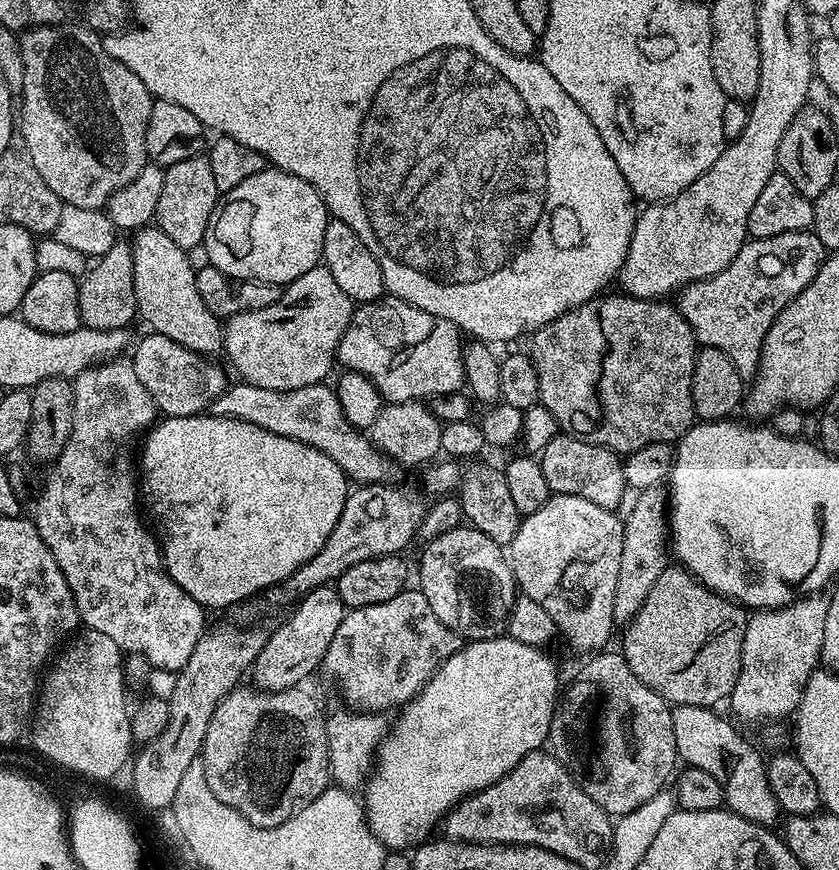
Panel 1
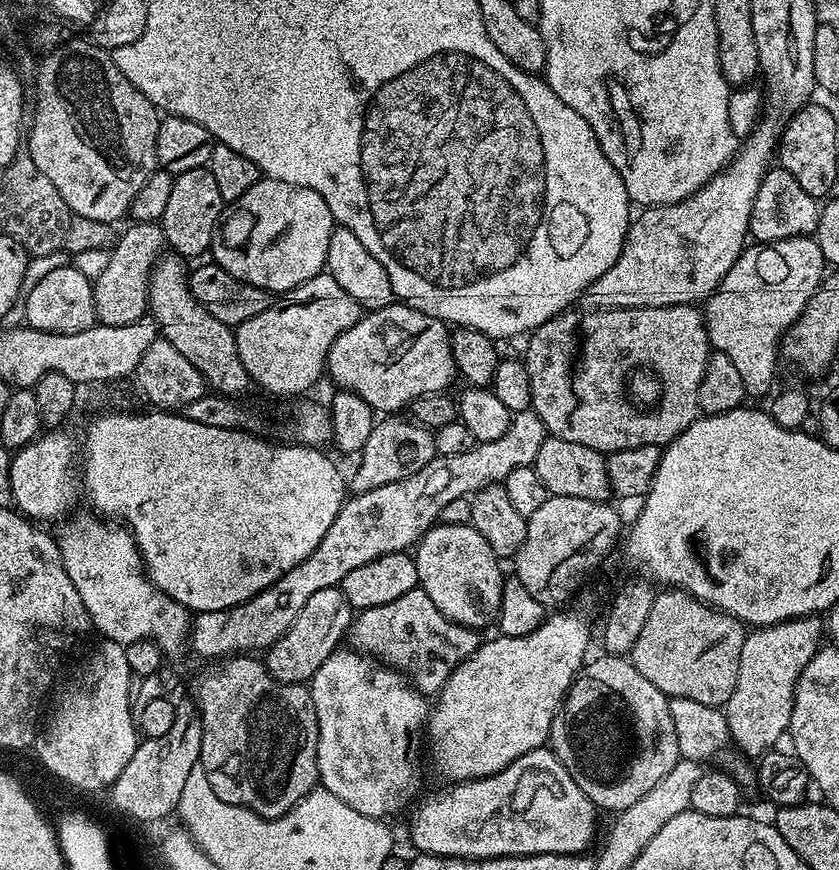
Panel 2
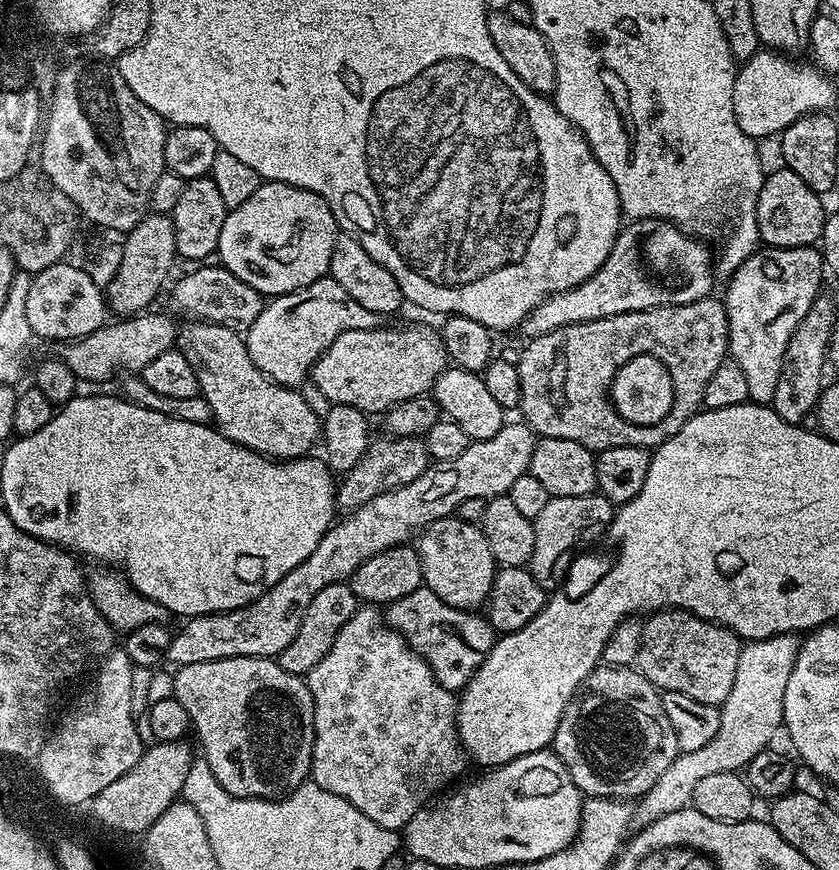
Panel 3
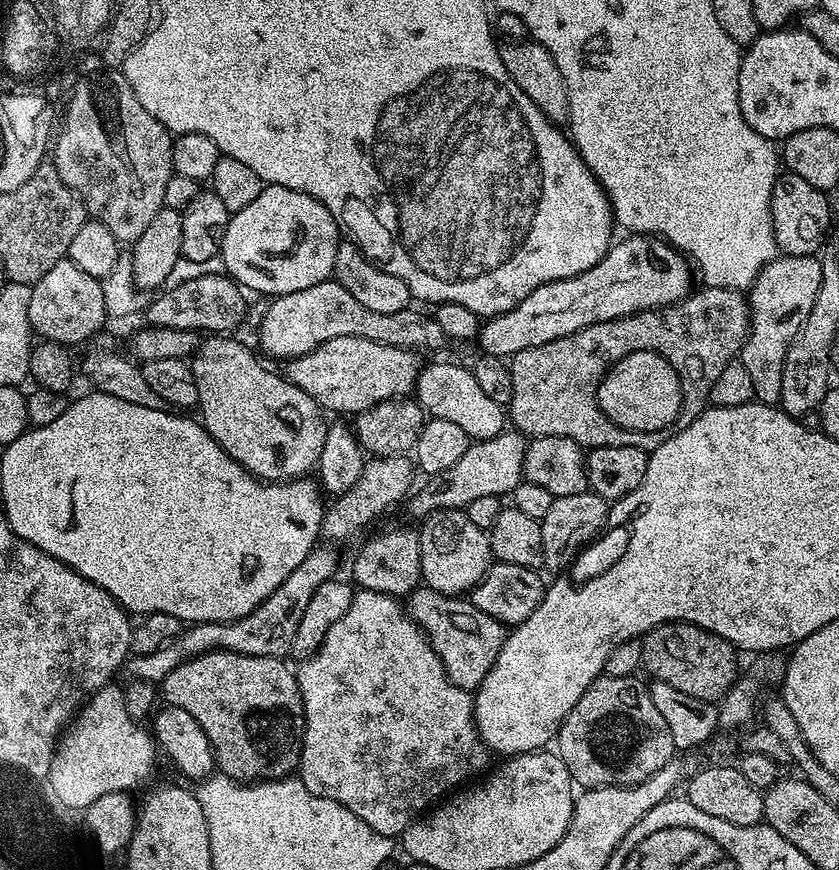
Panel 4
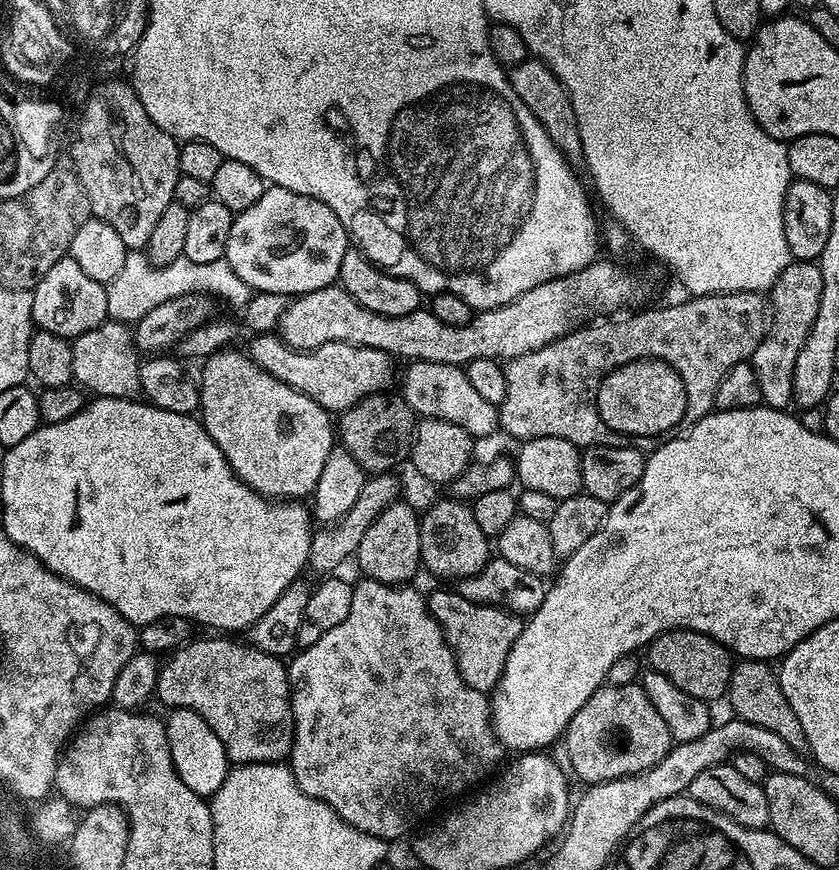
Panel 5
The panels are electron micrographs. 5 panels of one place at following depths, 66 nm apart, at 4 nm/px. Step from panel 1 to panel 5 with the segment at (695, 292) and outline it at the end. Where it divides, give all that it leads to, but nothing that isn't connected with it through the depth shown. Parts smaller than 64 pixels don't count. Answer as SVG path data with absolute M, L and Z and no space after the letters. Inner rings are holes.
M789 262L771 286L770 331L750 358L752 368L758 374L761 401L769 408L784 410L793 403L794 362L798 362L798 350L802 350L810 326L814 326L821 294L820 269L812 262Z

